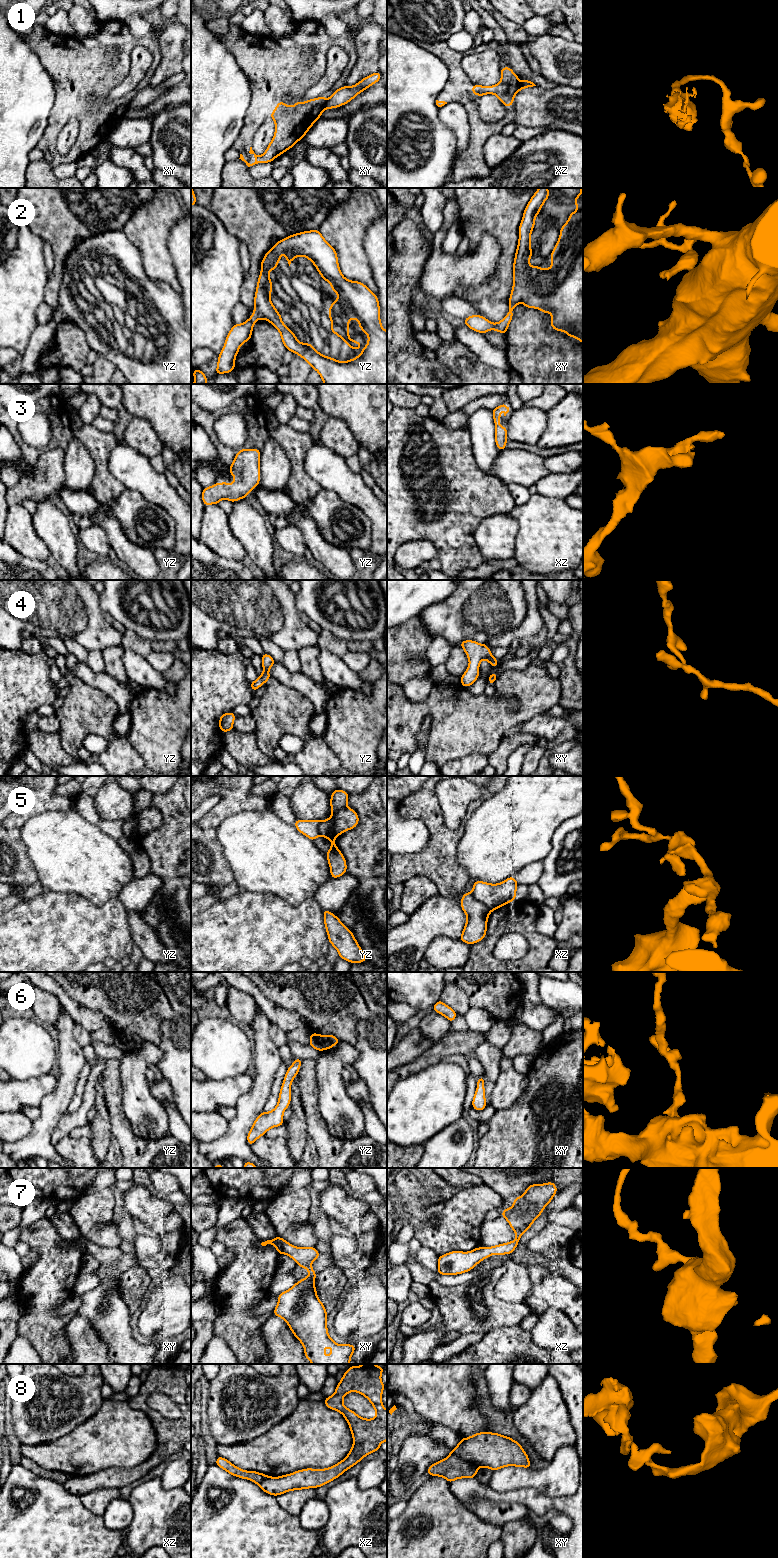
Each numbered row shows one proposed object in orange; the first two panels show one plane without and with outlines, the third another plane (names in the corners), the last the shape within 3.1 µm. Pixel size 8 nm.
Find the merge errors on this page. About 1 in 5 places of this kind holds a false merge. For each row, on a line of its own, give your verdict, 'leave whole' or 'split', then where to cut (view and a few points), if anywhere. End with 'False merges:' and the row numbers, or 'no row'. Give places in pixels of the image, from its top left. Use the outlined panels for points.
1: split | xy (327, 100), (324, 108)
2: leave whole | no cut
3: leave whole | no cut
4: leave whole | no cut
5: split | xz (472, 893), (477, 900), (484, 903), (491, 910)
6: leave whole | no cut
7: leave whole | no cut
8: split | xy (452, 1450), (462, 1459), (478, 1467)
False merges: 1, 5, 8

